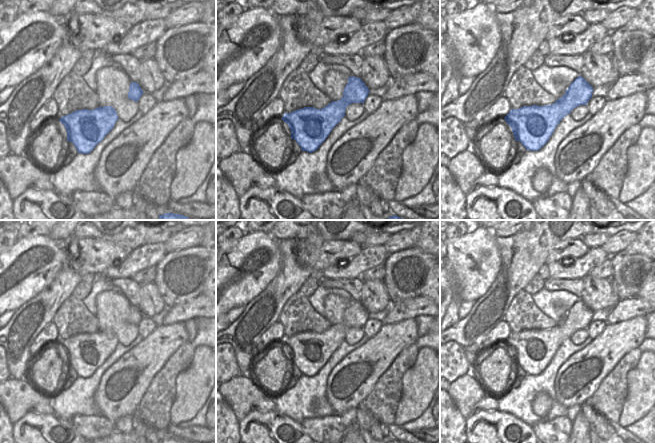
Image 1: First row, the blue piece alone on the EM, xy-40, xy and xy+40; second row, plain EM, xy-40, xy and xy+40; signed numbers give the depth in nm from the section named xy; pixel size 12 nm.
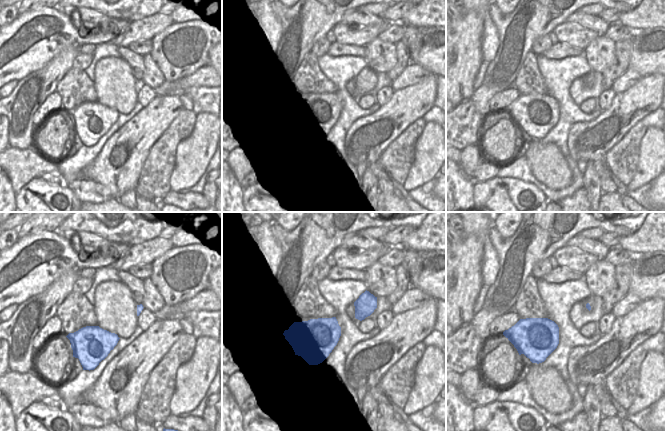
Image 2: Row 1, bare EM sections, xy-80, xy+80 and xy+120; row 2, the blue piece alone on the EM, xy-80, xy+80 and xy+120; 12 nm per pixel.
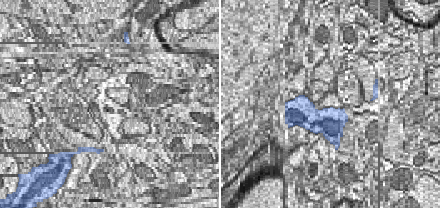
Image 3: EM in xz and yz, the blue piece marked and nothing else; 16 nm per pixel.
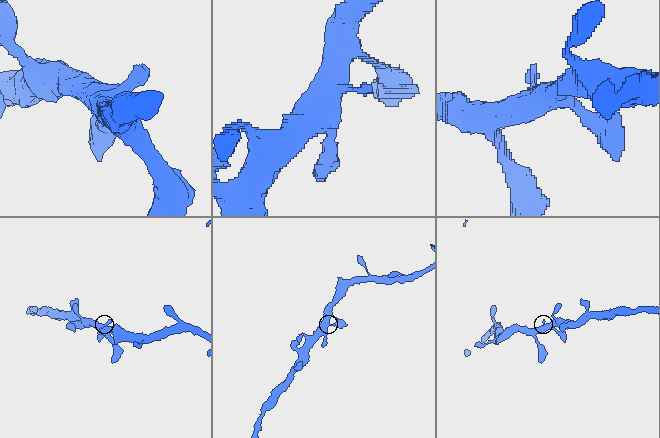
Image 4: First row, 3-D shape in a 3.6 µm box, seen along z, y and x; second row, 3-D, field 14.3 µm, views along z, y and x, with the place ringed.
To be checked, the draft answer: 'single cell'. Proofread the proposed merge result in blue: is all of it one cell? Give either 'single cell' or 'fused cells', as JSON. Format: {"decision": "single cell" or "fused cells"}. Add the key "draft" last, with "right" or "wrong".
{"decision": "single cell", "draft": "right"}

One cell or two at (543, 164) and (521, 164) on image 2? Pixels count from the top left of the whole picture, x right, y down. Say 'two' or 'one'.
two

